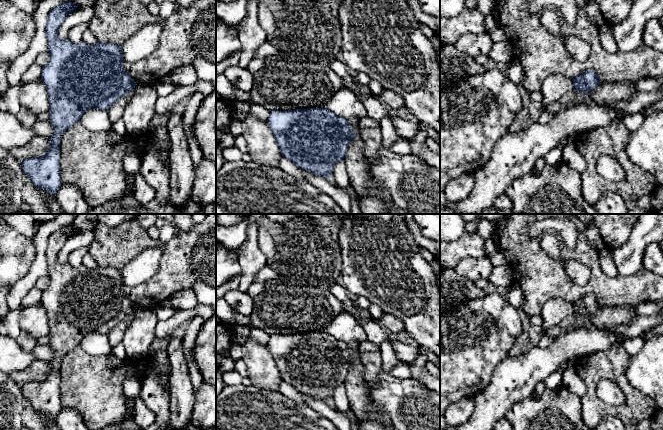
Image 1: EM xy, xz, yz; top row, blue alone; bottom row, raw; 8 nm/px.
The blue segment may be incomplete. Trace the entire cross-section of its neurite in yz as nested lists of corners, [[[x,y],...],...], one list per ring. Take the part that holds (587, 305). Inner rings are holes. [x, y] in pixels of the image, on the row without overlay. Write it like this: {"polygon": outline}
{"polygon": [[[592,293],[586,294],[584,297],[574,301],[572,305],[573,314],[581,316],[582,318],[588,318],[602,306]]]}

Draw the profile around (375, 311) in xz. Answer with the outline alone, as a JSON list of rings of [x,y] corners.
[[[371,304],[368,308],[368,311],[372,316],[372,320],[375,320],[375,321],[378,321],[378,319],[383,314],[382,309],[379,306],[375,305],[375,304]]]

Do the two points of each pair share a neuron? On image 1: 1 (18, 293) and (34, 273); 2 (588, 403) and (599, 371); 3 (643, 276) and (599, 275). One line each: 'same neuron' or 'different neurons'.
1: same neuron
2: same neuron
3: same neuron

